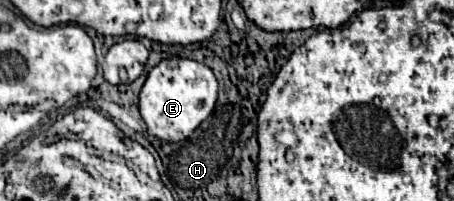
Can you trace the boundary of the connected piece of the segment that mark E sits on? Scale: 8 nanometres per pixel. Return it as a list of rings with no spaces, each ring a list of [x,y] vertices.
[[[192,59],[160,61],[146,77],[140,91],[140,113],[152,137],[174,143],[186,139],[214,109],[218,97],[218,81],[210,67]]]

